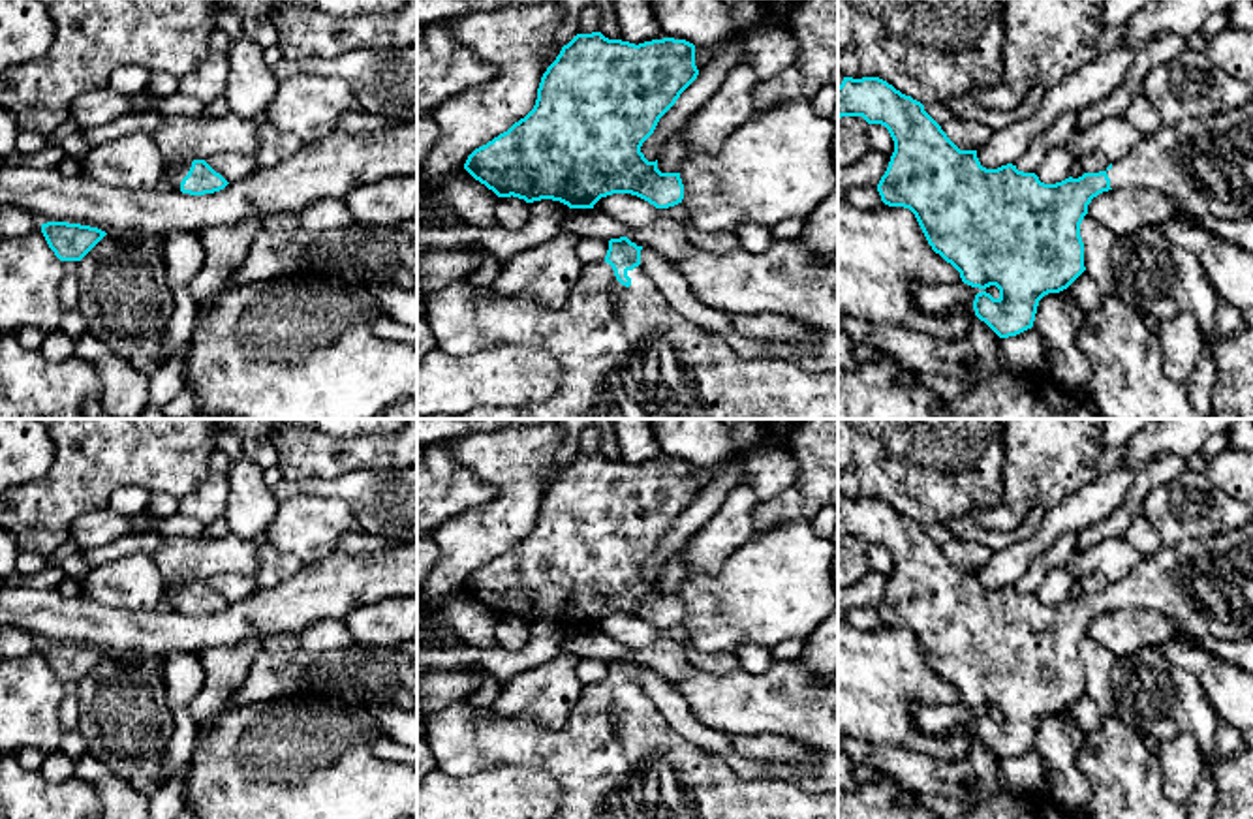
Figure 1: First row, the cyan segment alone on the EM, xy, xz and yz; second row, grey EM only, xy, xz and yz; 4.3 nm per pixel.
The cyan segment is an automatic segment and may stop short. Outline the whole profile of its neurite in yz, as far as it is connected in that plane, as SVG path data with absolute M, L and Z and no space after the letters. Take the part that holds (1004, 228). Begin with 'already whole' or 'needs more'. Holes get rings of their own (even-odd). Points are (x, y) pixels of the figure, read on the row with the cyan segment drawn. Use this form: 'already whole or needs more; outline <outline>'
needs more; outline M843 77L838 86L838 118L842 116L862 116L868 124L889 130L894 152L877 184L881 201L909 209L932 250L960 272L964 284L981 289L973 301L975 316L999 338L1031 329L1039 301L1067 289L1086 270L1080 224L1091 199L1103 192L1157 190L1172 199L1176 212L1195 218L1253 220L1253 98L1238 109L1221 111L1212 124L1206 118L1185 118L1170 128L1161 126L1155 133L1144 135L1125 160L1110 163L1105 171L1069 177L1056 184L1044 184L1035 173L1018 171L1013 163L998 169L982 167L977 150L960 150L920 101L879 77Z

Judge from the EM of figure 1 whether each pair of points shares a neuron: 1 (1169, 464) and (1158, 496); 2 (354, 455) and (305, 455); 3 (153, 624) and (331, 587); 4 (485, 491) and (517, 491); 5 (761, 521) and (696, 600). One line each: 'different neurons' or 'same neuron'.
1: different neurons
2: same neuron
3: same neuron
4: different neurons
5: different neurons

